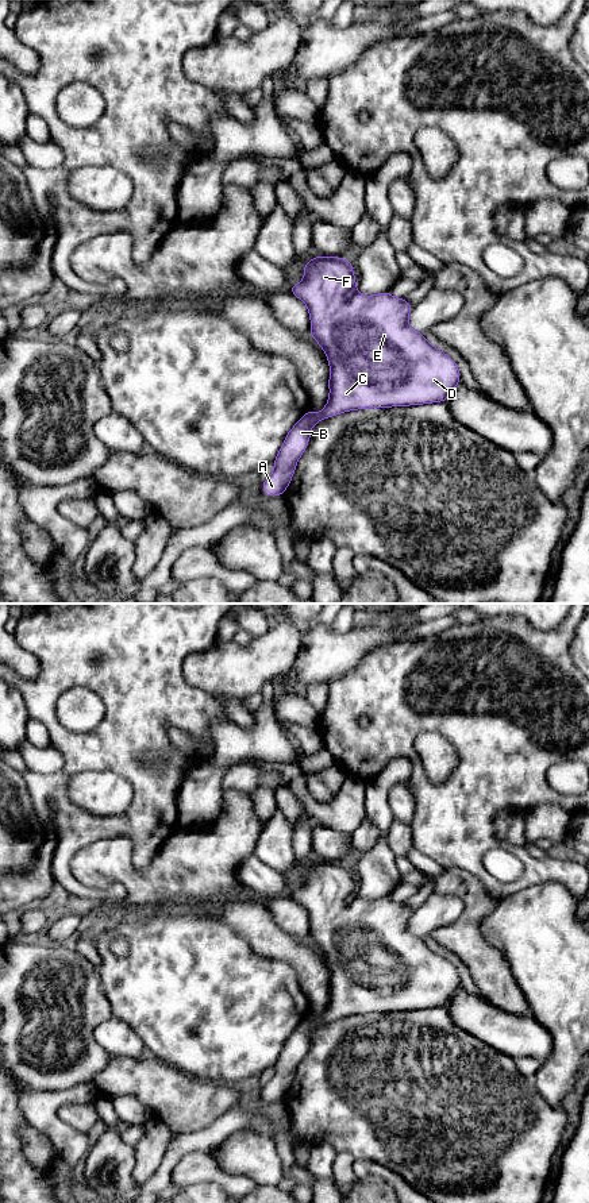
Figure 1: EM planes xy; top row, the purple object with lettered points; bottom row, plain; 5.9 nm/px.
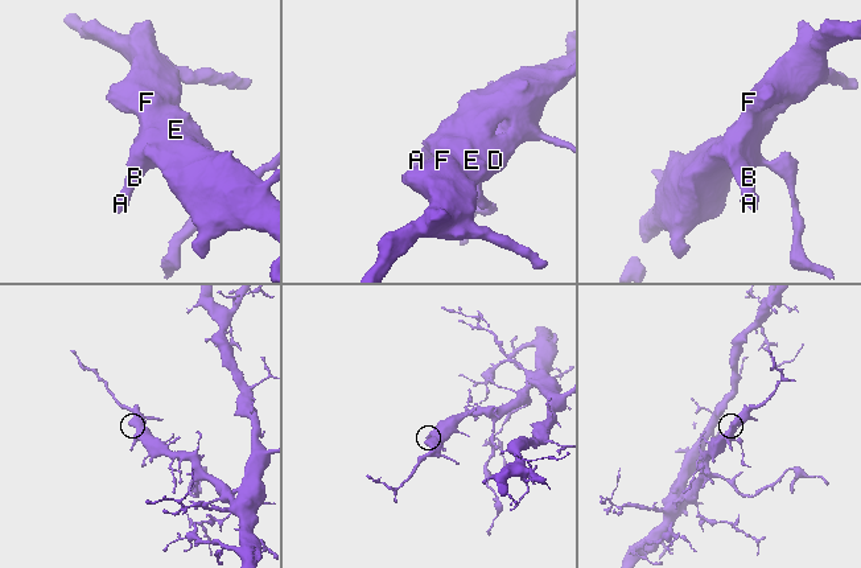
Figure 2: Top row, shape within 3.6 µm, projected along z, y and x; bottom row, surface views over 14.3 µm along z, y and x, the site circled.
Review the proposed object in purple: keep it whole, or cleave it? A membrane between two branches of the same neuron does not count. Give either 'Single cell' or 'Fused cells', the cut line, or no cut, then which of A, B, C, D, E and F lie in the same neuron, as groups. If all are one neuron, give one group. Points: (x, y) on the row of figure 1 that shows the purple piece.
Single cell. No split. Groups: A B C D E F

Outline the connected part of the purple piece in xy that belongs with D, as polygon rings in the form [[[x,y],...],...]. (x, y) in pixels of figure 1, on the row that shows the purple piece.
[[[313,255],[308,263],[303,263],[303,270],[305,277],[297,285],[290,285],[288,292],[308,308],[309,338],[319,343],[330,365],[330,396],[322,412],[313,413],[308,408],[286,433],[273,460],[274,470],[262,482],[266,497],[285,494],[316,423],[358,409],[446,402],[454,387],[462,382],[457,362],[435,348],[423,332],[409,325],[408,316],[413,305],[405,298],[394,297],[389,292],[374,296],[359,293],[355,289],[353,262],[340,257]]]

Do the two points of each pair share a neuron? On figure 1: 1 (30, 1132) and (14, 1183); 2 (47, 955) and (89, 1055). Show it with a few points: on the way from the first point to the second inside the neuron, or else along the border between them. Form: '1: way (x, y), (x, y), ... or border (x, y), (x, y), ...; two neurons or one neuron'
1: border (26, 1125), (23, 1155), (46, 1169); two neurons
2: way (58, 979), (61, 1021), (70, 1030); one neuron

